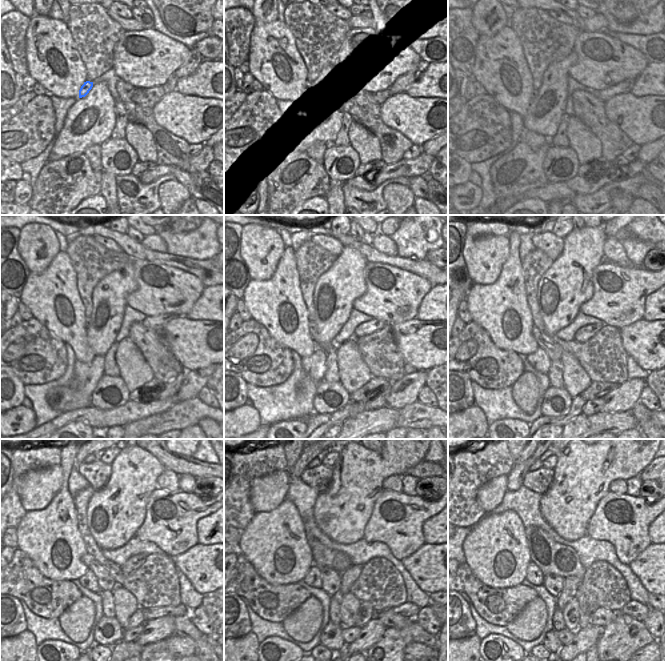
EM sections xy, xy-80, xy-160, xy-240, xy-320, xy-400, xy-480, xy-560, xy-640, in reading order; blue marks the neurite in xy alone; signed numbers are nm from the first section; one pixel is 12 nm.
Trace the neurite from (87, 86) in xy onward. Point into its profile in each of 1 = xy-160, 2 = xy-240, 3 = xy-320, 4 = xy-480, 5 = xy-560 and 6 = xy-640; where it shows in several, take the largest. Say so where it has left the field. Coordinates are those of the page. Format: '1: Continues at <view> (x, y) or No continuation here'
1: Continues at xy-160 (535, 93)
2: Continues at xy-240 (87, 318)
3: Continues at xy-320 (312, 326)
4: Continues at xy-480 (105, 581)
5: Continues at xy-560 (330, 580)
6: Continues at xy-640 (553, 584).

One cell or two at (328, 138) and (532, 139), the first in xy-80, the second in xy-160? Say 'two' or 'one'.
two

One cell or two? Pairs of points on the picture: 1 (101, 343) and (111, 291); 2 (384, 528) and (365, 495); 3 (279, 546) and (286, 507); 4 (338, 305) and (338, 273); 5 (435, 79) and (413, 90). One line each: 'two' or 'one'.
1: one
2: two
3: one
4: one
5: one

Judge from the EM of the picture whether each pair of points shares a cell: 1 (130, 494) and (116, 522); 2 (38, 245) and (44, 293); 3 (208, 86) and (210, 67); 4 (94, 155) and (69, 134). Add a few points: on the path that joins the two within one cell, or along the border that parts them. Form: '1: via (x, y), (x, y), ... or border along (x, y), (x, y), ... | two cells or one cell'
1: via (123, 501), (123, 508), (117, 515) | one cell
2: border along (56, 253), (43, 270), (30, 272) | two cells
3: via (209, 81), (210, 72) | one cell
4: border along (99, 144), (93, 144), (83, 152) | two cells

